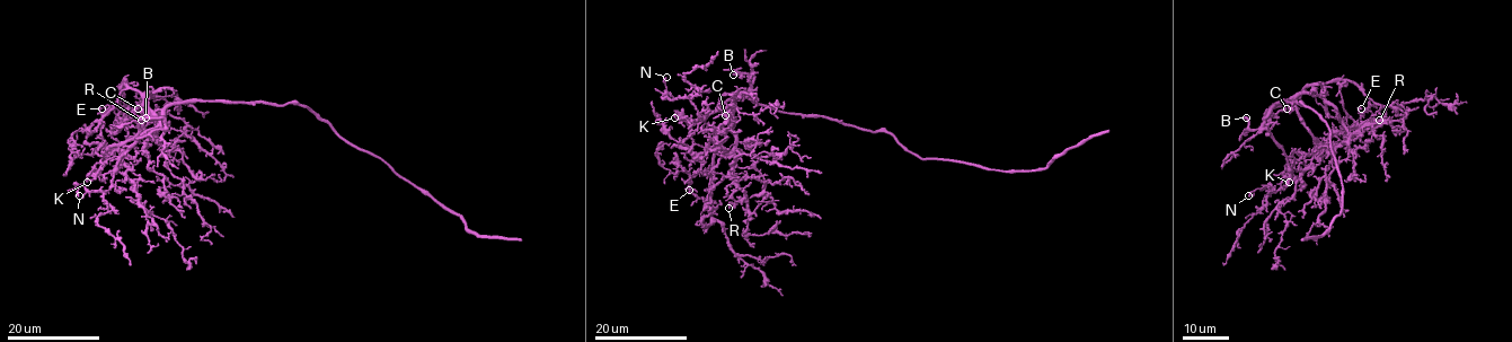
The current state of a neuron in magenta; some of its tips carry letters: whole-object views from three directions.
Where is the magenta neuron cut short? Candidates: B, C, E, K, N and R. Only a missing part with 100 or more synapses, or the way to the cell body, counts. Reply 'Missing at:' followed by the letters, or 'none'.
Missing at: B

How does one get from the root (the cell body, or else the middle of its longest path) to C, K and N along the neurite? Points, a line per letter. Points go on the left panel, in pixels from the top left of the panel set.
C: (231, 102), (178, 102), (151, 111), (143, 119), (133, 114), (138, 108)
K: (231, 102), (170, 104), (155, 126), (118, 157), (108, 159), (96, 173), (91, 173), (87, 182)
N: (231, 102), (170, 104), (159, 122), (120, 158), (112, 185), (105, 191), (89, 191), (81, 185), (79, 195)

